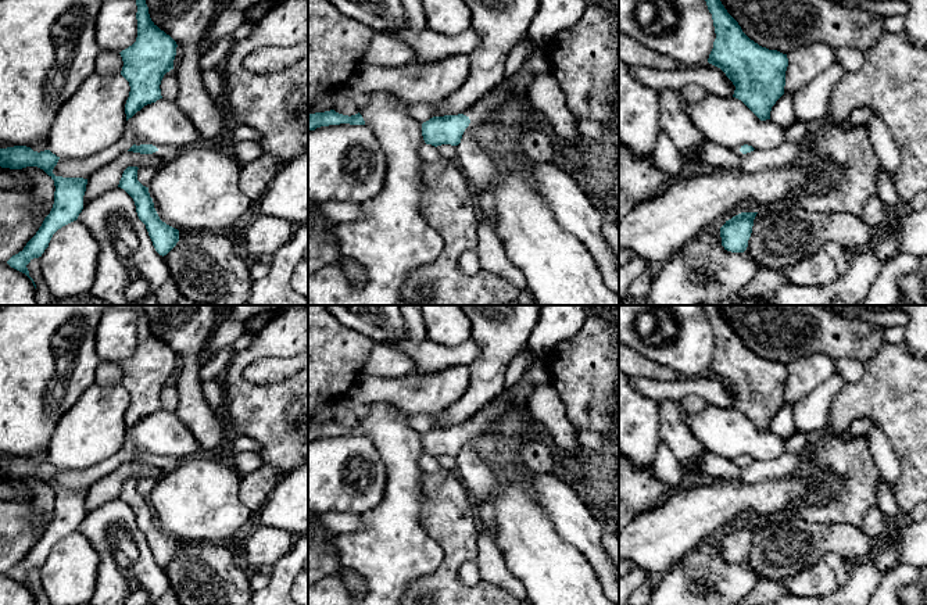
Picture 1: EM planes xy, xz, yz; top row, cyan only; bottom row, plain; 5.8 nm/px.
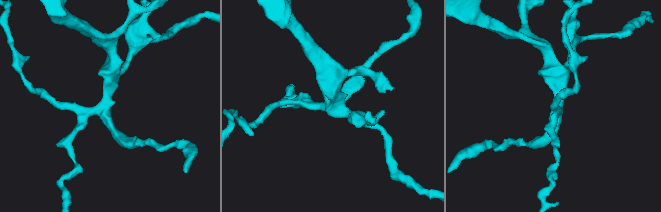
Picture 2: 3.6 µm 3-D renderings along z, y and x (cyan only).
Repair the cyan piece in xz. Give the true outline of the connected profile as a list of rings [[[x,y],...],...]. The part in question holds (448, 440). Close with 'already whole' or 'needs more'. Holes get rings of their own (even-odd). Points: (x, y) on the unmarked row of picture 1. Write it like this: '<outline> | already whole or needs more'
[[[533,355],[527,364],[519,382],[507,389],[501,395],[491,400],[482,411],[477,412],[476,418],[469,426],[444,426],[433,427],[422,434],[422,447],[426,455],[434,458],[441,455],[458,457],[461,454],[465,440],[472,432],[480,433],[491,427],[493,422],[508,408],[525,404],[529,391],[527,375],[533,364],[536,362]]] | needs more

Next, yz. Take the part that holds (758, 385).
[[[701,305],[712,325],[716,350],[708,373],[720,379],[741,411],[760,432],[770,430],[772,418],[784,405],[787,365],[751,351],[727,323],[719,305]]] | already whole

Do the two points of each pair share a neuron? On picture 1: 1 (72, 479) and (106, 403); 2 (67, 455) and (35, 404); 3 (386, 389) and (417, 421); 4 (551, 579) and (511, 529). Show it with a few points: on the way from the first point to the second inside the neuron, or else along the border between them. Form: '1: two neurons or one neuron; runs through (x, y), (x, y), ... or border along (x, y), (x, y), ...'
1: two neurons; border along (107, 458), (82, 469), (60, 469)
2: two neurons; border along (72, 405), (57, 423), (47, 451)
3: two neurons; border along (439, 412), (415, 414), (412, 416)
4: one neuron; runs through (547, 566), (522, 541)

